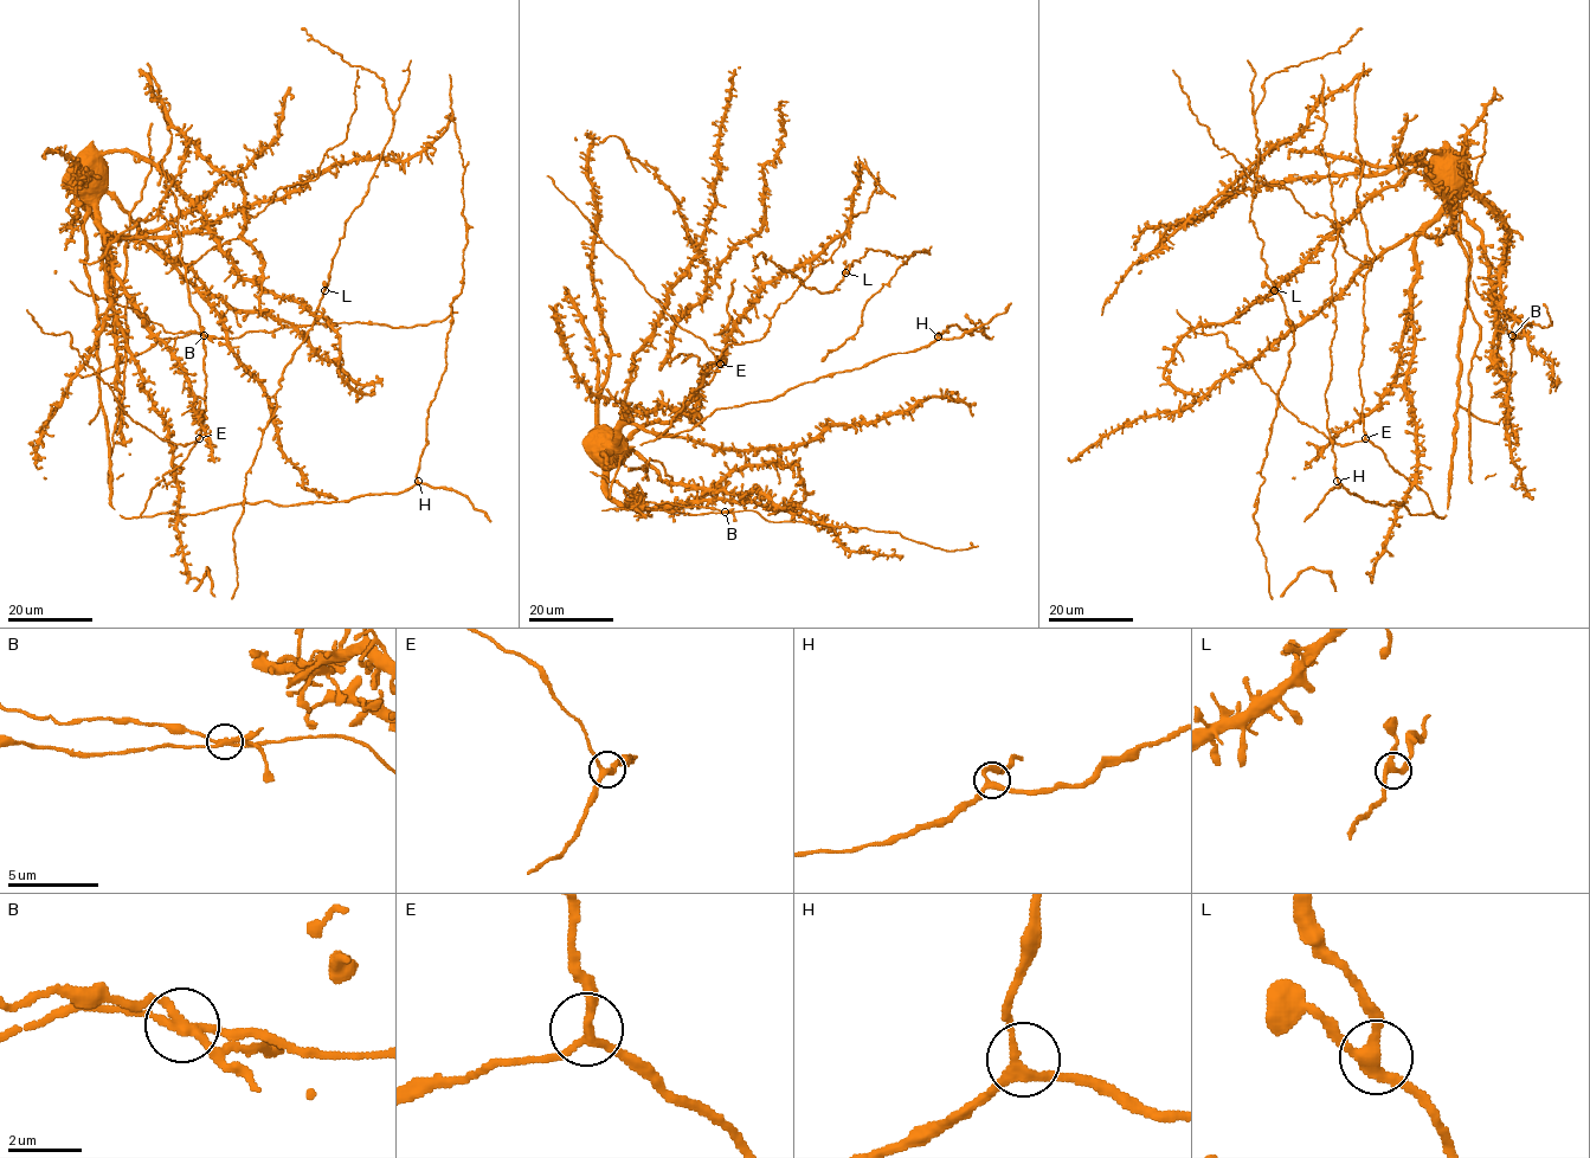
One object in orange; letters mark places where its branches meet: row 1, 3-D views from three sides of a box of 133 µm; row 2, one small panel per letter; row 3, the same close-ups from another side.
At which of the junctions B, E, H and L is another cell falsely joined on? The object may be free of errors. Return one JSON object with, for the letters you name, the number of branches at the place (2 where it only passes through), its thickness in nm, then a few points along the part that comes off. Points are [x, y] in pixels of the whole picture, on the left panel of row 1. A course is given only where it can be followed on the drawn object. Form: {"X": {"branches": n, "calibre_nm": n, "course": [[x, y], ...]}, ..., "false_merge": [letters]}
{"B": {"branches": 3, "calibre_nm": 240, "course": [[205, 335], [190, 330], [166, 332], [143, 313], [87, 295], [70, 281]]}, "false_merge": ["B"]}

